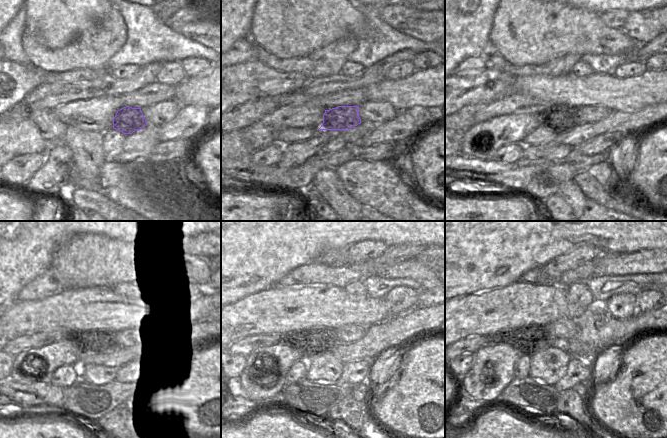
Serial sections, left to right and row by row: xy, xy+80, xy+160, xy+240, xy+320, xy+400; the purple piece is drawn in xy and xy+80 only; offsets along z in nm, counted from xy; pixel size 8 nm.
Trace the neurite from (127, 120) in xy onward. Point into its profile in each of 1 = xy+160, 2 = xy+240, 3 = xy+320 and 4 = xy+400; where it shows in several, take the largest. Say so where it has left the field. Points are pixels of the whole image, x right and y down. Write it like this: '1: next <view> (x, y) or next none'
1: next xy+160 (557, 117)
2: next xy+240 (96, 341)
3: next xy+320 (309, 341)
4: next xy+400 (527, 340)

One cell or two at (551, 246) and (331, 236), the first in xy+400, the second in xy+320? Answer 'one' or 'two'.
one

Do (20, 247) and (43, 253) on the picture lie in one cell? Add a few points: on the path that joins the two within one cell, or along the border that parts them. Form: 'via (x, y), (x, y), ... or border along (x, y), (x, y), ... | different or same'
via (26, 248), (32, 253), (37, 253) | same

